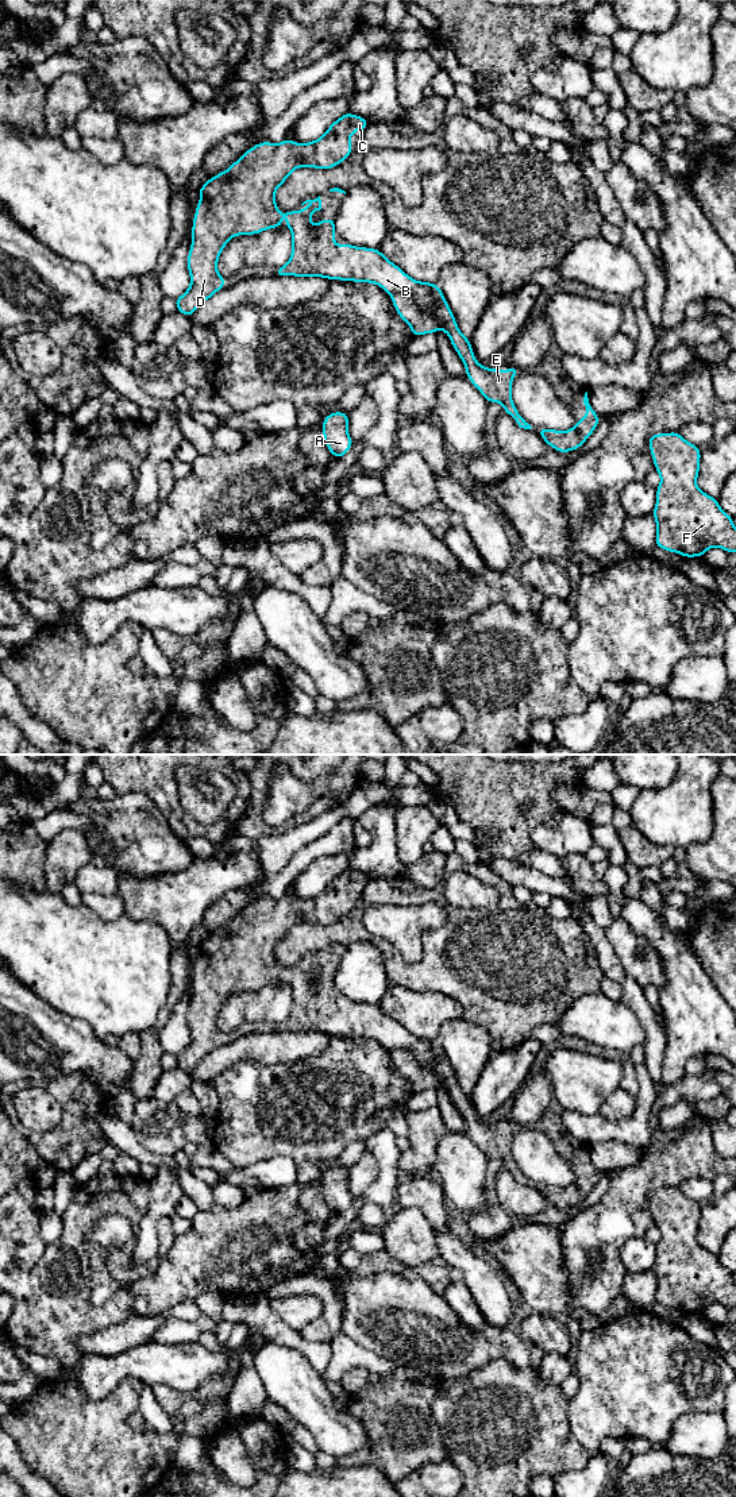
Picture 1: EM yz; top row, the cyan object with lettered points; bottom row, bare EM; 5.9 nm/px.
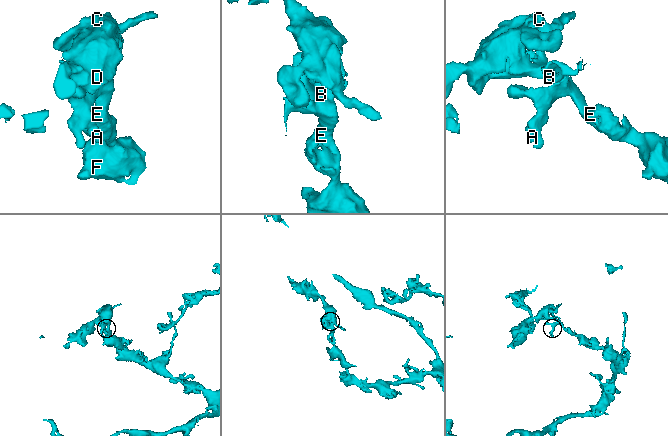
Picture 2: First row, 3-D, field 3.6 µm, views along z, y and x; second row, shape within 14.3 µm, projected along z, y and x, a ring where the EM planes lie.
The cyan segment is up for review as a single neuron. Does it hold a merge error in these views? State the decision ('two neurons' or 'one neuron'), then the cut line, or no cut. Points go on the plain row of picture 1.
two neurons; cut in yz along (390, 1050), (409, 1052), (434, 1071), (440, 1084)

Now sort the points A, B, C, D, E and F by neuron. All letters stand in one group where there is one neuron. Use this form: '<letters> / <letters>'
A / B C D E F

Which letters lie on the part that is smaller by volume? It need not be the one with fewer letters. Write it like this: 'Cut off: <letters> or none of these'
Cut off: A

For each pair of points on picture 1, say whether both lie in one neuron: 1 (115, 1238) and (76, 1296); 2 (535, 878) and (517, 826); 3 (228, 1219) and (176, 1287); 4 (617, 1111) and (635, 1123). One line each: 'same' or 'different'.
1: different
2: different
3: same
4: different

